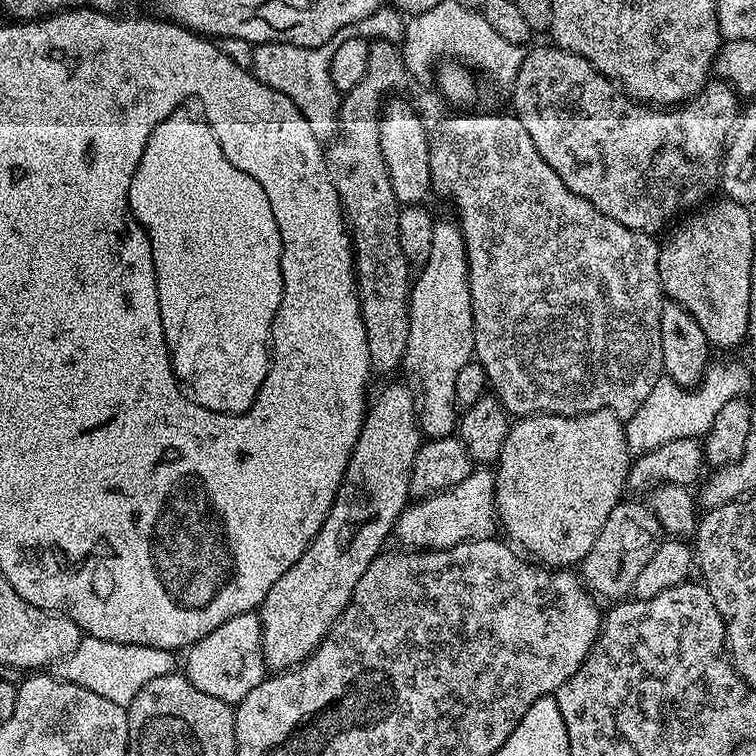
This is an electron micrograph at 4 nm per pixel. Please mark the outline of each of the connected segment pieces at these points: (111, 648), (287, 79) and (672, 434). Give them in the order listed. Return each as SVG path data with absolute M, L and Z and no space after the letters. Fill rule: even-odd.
M84 636L78 642L78 650L74 650L74 654L54 665L54 675L58 680L65 680L74 686L82 686L82 690L99 694L109 702L127 706L134 702L138 690L142 690L146 682L154 682L154 678L162 678L177 671L176 656L177 653L170 648L106 642L102 638Z
M329 42L317 48L303 48L293 44L258 44L252 49L252 75L266 86L286 94L294 106L306 118L310 130L328 138L335 137L340 130L340 102L342 93L330 78L330 62L334 58L336 44Z
M709 363L704 370L704 377L695 386L676 384L672 380L662 378L646 394L646 398L635 414L627 417L624 424L624 437L629 453L633 457L646 454L658 446L666 446L666 442L674 442L674 438L703 437L710 430L710 422L718 415L718 410L730 402L730 398L741 395L744 388L744 372L736 364Z

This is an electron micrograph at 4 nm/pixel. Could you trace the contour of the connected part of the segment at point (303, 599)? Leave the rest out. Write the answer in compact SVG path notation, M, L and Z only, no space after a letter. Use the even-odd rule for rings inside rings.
M392 384L380 392L376 401L371 401L364 414L364 425L358 434L358 442L350 454L350 462L346 466L346 474L340 483L338 494L328 511L328 517L322 522L318 534L310 542L310 546L270 586L270 594L260 604L260 645L265 669L273 673L295 668L306 657L311 656L314 649L324 640L324 635L332 628L332 624L342 614L342 610L350 602L354 594L354 586L358 586L358 578L370 566L375 556L381 555L385 547L384 539L393 535L396 520L404 511L410 500L410 474L414 466L414 458L422 443L422 433L418 419L418 400L413 389L404 384Z

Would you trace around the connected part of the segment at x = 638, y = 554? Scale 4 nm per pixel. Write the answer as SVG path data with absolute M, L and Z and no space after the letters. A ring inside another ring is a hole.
M627 500L610 510L610 518L606 518L602 530L598 530L594 546L590 546L586 558L578 568L585 588L601 601L620 602L631 593L638 573L646 567L650 558L654 558L654 550L658 550L662 539L660 523L651 507L647 503L635 504L634 501Z

